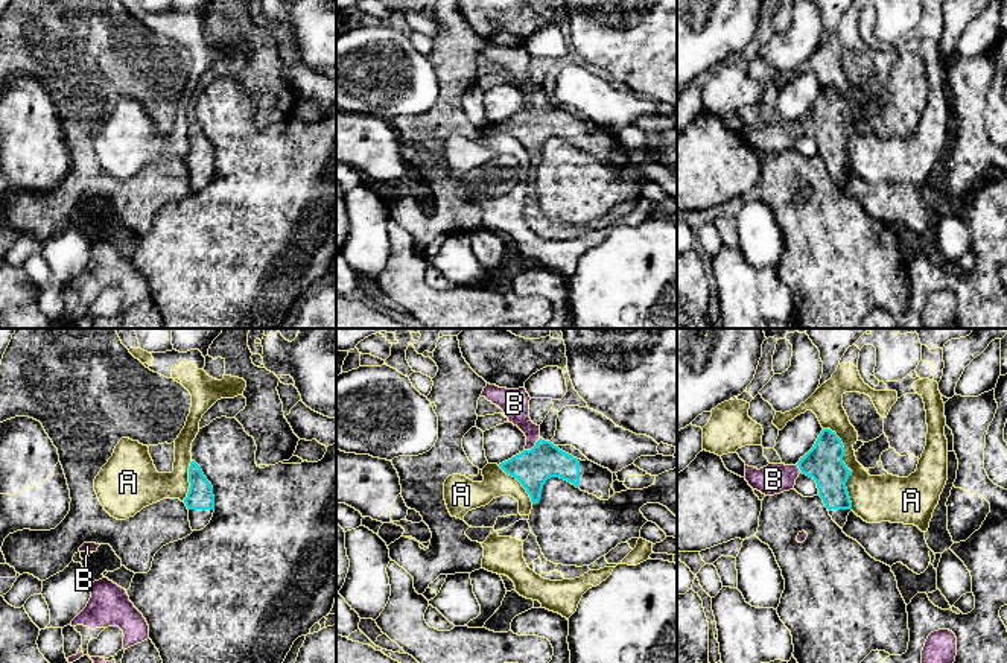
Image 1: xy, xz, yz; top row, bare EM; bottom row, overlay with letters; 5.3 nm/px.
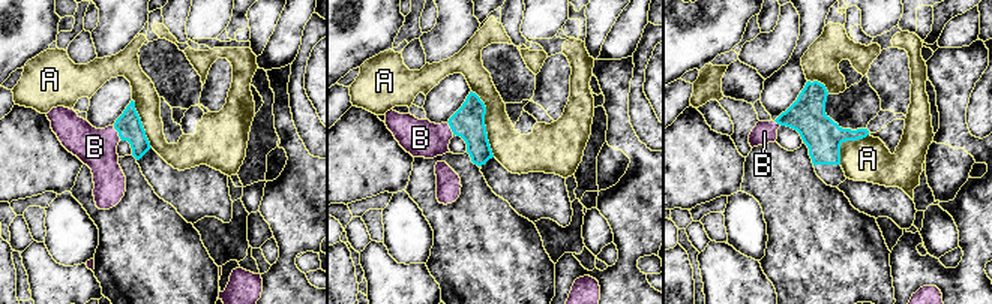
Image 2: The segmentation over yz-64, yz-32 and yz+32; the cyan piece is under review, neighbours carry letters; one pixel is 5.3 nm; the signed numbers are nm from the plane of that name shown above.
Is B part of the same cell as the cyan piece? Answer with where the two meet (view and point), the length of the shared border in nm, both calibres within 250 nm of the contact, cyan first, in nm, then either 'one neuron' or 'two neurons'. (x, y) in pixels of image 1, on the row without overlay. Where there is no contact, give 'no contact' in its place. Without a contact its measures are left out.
xz (534, 105) | 110 nm | 190/150 nm | one neuron

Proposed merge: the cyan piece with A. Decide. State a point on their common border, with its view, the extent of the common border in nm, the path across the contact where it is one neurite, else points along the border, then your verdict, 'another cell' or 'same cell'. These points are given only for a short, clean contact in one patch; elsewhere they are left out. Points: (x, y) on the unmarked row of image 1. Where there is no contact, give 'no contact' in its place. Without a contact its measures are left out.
contact yz (844, 125); length 460 nm; another cell

